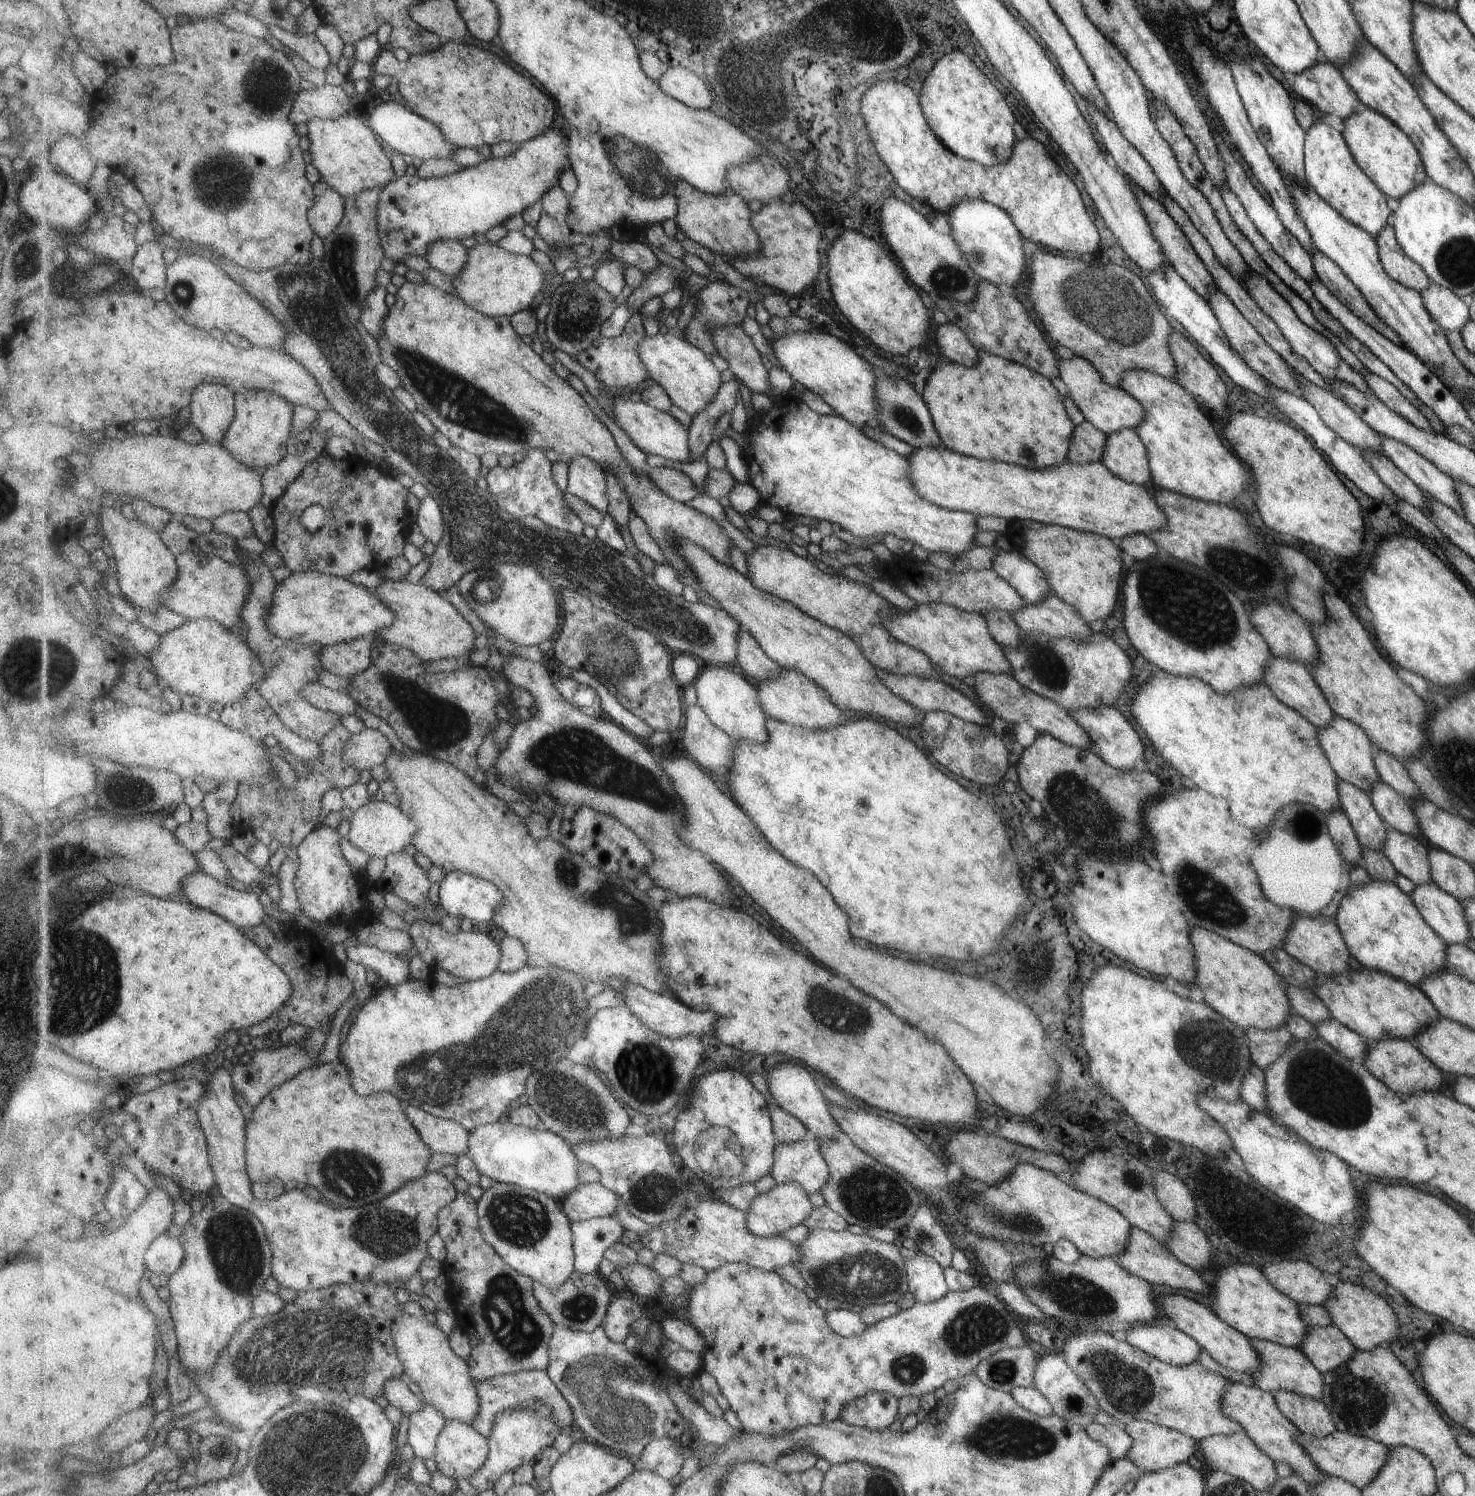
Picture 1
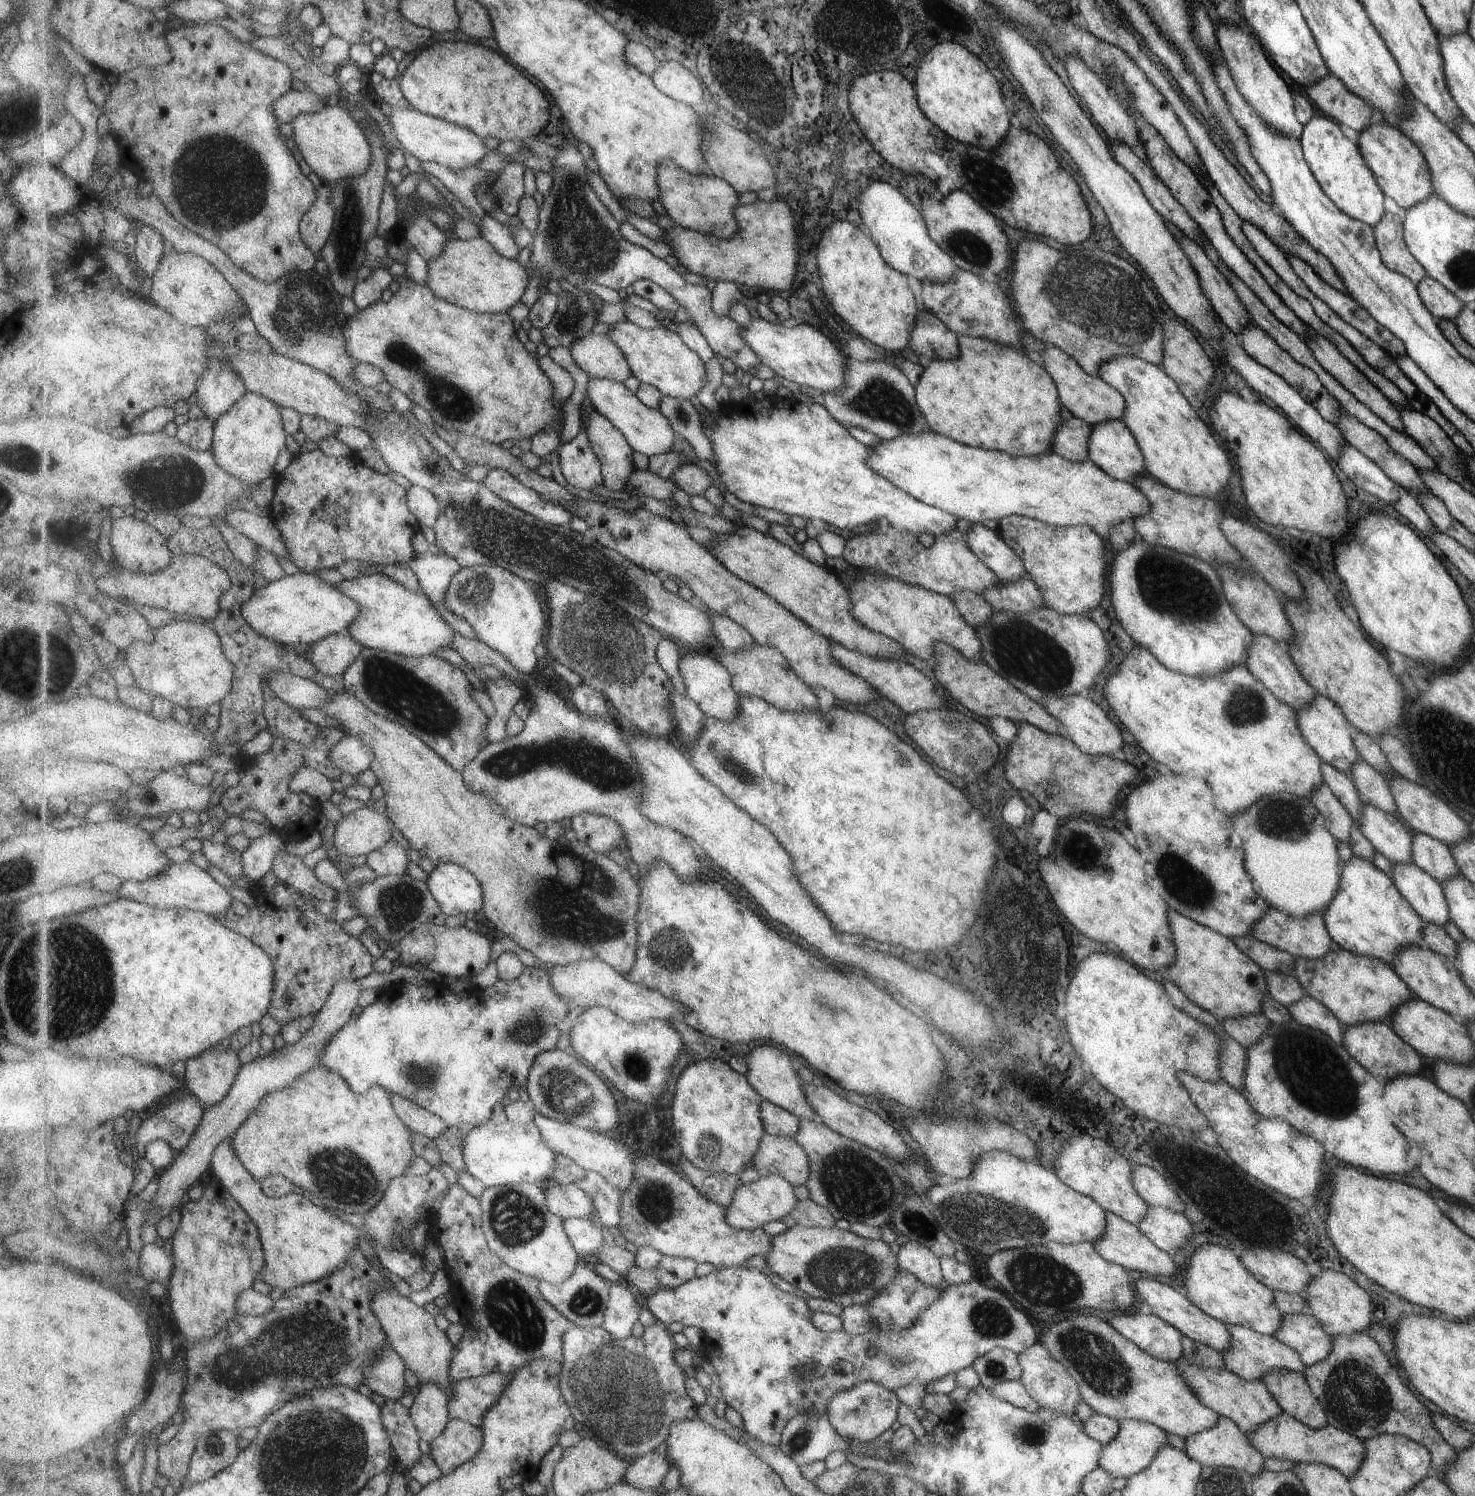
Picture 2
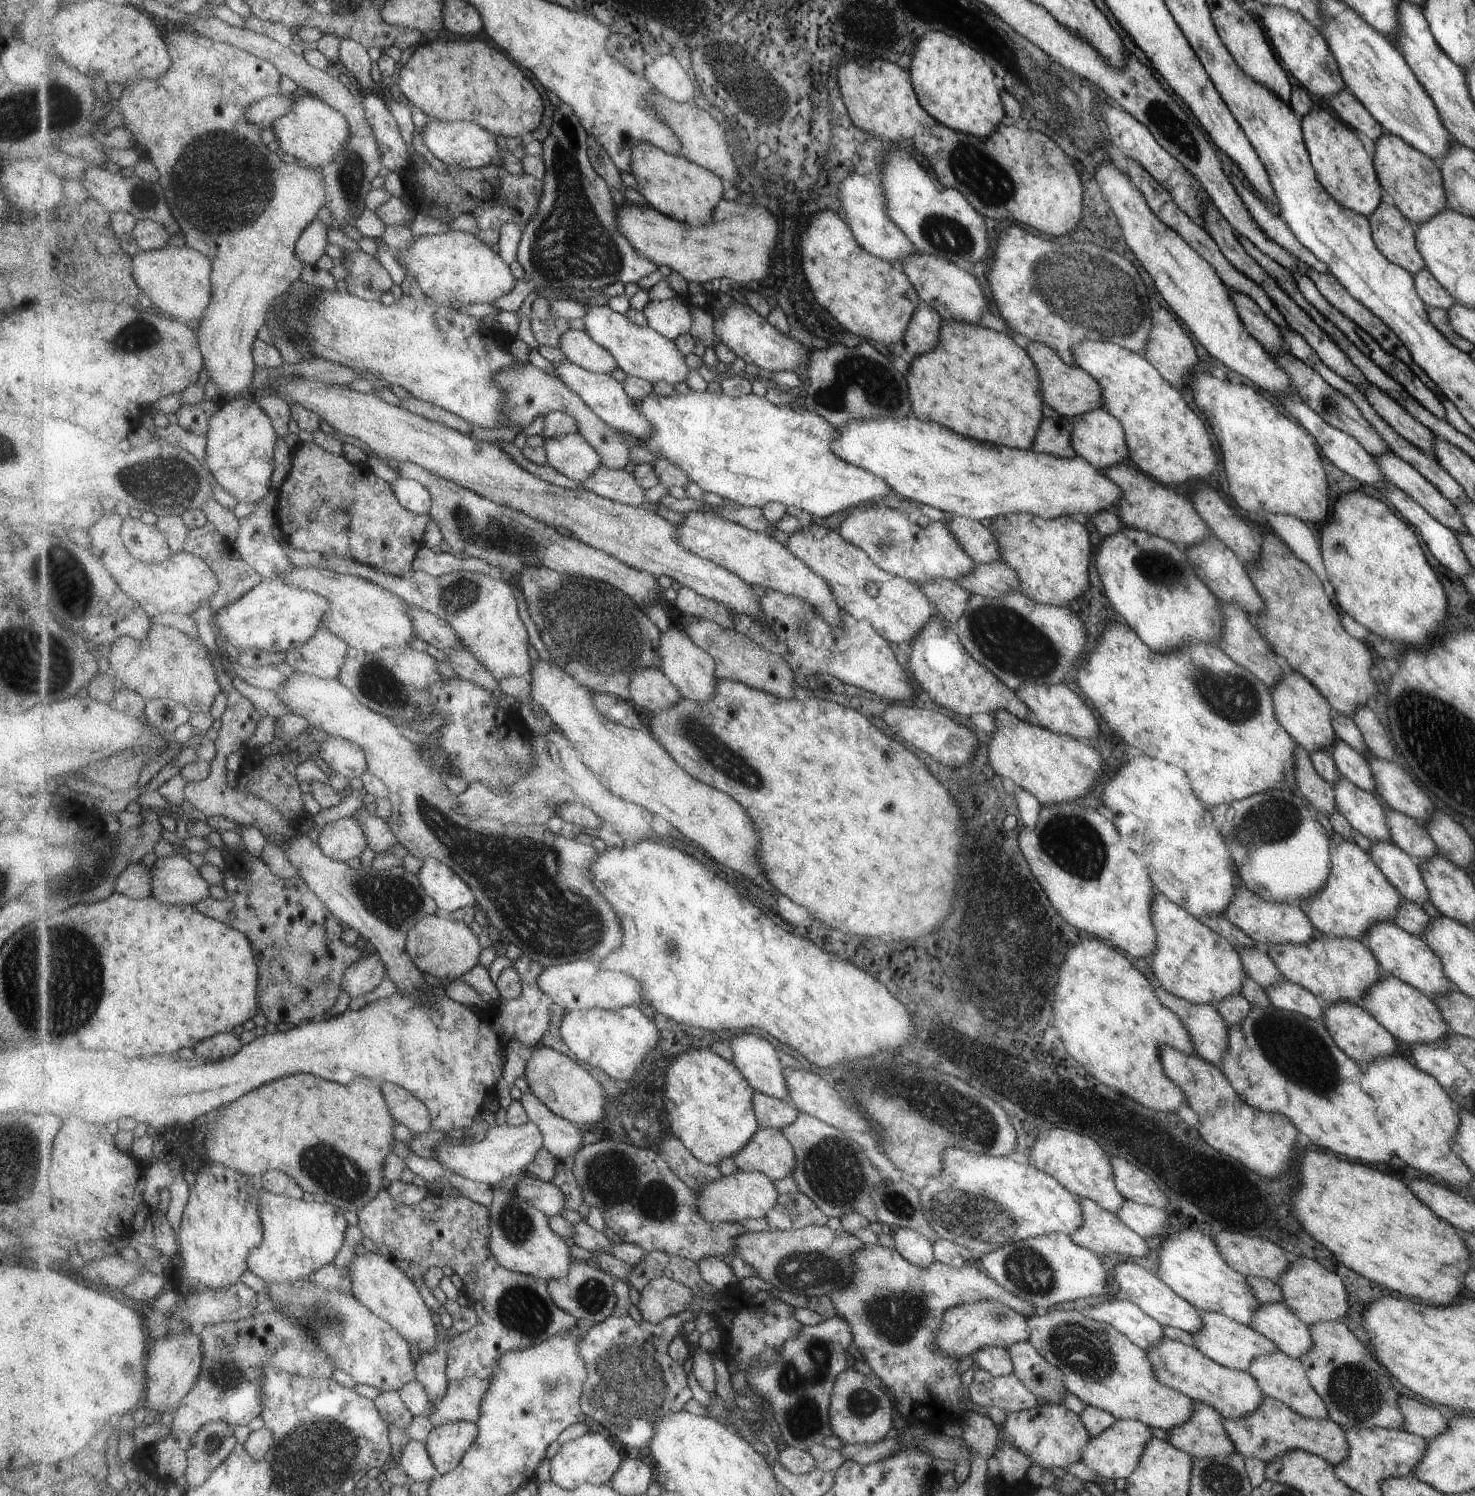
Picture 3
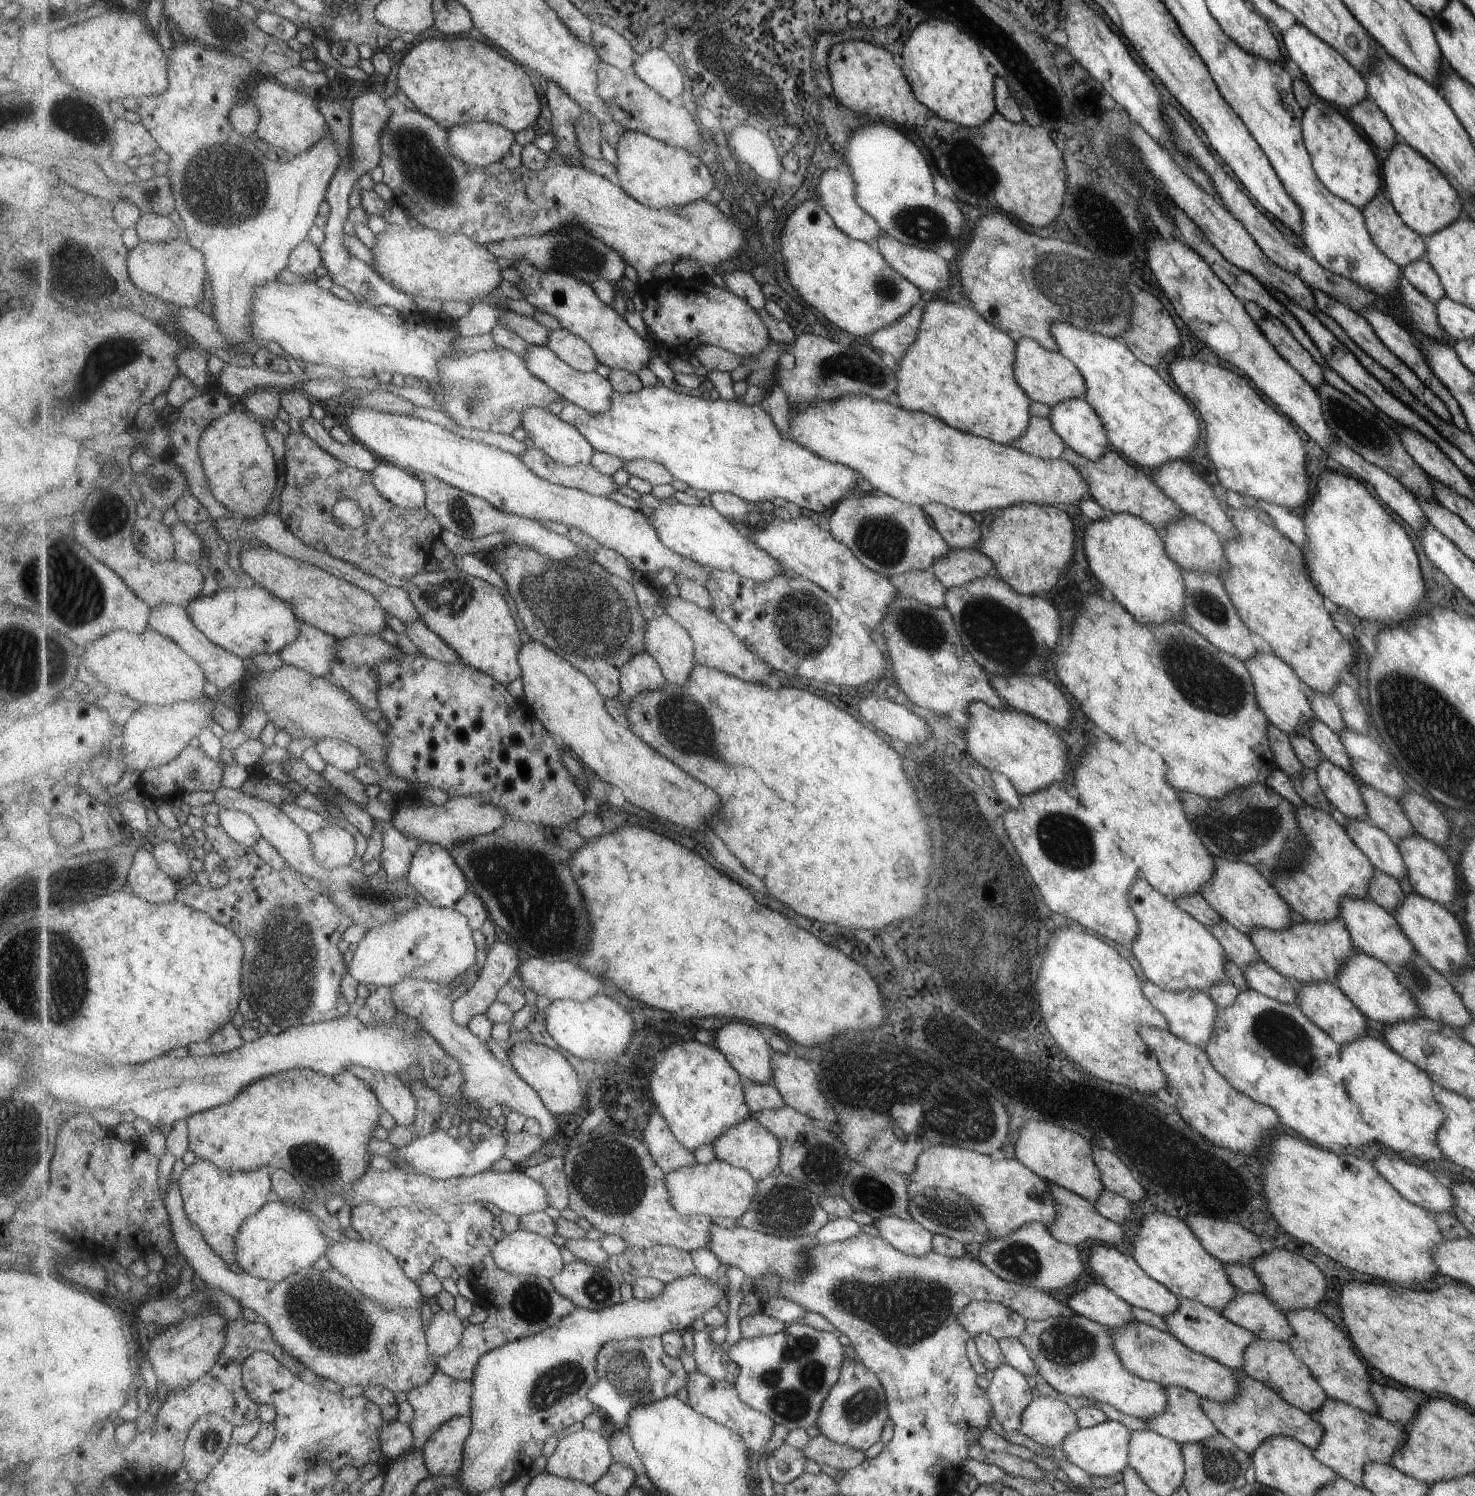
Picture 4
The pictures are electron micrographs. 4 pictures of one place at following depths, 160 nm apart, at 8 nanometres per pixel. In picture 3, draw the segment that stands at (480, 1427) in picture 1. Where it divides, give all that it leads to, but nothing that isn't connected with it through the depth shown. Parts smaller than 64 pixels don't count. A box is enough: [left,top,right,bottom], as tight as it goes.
[427,1377,490,1427]

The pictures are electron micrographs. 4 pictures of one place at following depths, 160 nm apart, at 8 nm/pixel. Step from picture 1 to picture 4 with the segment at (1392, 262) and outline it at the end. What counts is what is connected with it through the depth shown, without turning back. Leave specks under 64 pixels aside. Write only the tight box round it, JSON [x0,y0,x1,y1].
[1361,192,1423,267]

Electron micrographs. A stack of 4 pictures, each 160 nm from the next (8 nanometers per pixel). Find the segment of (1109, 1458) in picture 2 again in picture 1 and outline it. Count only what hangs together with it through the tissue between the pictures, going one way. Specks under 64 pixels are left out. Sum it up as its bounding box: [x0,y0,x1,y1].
[1123,1421,1197,1472]

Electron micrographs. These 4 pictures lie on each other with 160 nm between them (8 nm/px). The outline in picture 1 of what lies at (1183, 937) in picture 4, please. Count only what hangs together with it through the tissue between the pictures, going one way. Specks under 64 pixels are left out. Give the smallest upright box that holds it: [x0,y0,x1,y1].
[1188,928,1293,1030]

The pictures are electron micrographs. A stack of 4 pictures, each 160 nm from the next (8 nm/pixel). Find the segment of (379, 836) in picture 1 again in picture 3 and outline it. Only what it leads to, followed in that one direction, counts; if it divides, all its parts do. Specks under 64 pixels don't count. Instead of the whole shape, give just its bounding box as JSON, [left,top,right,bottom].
[319,816,369,862]

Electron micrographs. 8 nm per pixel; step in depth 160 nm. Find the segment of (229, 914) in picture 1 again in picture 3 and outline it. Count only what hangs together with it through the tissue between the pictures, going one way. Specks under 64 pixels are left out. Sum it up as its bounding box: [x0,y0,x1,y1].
[152,853,211,905]

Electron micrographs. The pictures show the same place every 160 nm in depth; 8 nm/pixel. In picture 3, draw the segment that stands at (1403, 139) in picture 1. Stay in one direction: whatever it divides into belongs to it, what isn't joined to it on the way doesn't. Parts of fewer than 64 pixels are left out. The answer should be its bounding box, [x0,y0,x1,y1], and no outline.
[1374,132,1447,223]

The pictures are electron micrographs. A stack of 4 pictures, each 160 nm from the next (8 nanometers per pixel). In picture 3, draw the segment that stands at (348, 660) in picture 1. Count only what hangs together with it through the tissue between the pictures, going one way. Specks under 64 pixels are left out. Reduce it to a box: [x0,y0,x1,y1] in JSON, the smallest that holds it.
[285,626,350,679]

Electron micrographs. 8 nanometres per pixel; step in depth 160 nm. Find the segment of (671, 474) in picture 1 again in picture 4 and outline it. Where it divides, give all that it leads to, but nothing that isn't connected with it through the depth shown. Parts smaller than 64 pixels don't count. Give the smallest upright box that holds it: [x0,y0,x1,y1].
[518,445,619,497]

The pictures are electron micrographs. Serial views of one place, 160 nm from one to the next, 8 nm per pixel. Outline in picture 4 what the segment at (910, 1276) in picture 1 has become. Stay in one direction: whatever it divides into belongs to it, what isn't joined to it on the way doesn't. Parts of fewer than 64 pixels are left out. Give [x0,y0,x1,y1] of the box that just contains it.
[872,1216,932,1257]

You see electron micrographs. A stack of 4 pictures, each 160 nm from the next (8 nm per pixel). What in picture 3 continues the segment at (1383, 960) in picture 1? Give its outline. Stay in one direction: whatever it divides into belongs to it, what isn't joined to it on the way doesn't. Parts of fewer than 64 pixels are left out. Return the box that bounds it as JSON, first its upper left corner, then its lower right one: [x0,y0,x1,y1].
[1298,833,1401,940]

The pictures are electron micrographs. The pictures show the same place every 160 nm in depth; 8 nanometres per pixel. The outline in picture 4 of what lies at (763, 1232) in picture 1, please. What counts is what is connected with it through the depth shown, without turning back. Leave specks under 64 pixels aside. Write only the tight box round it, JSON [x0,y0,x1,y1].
[666,1157,759,1219]

